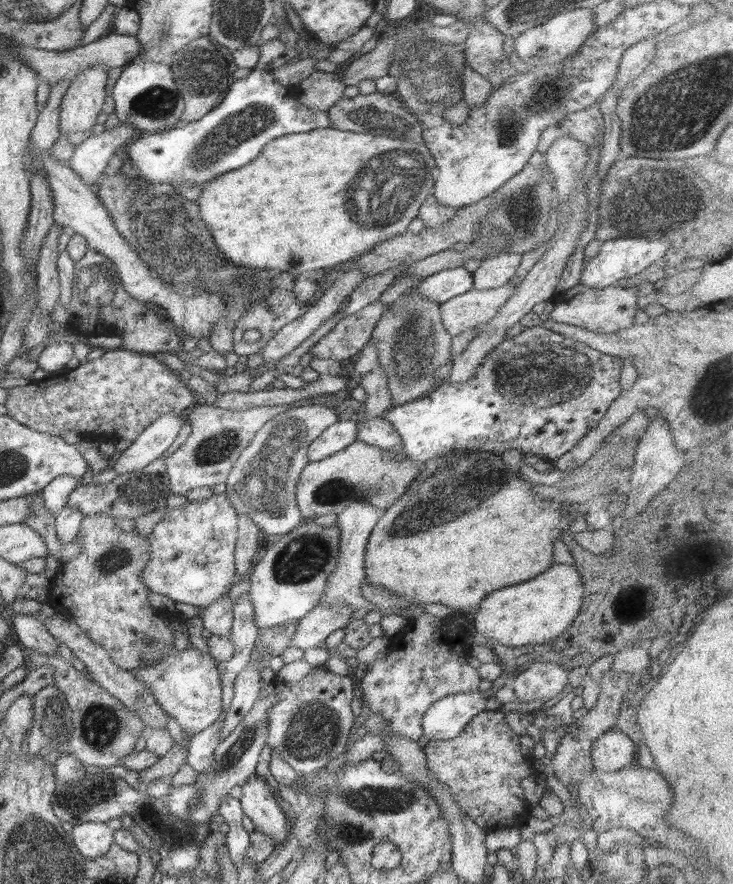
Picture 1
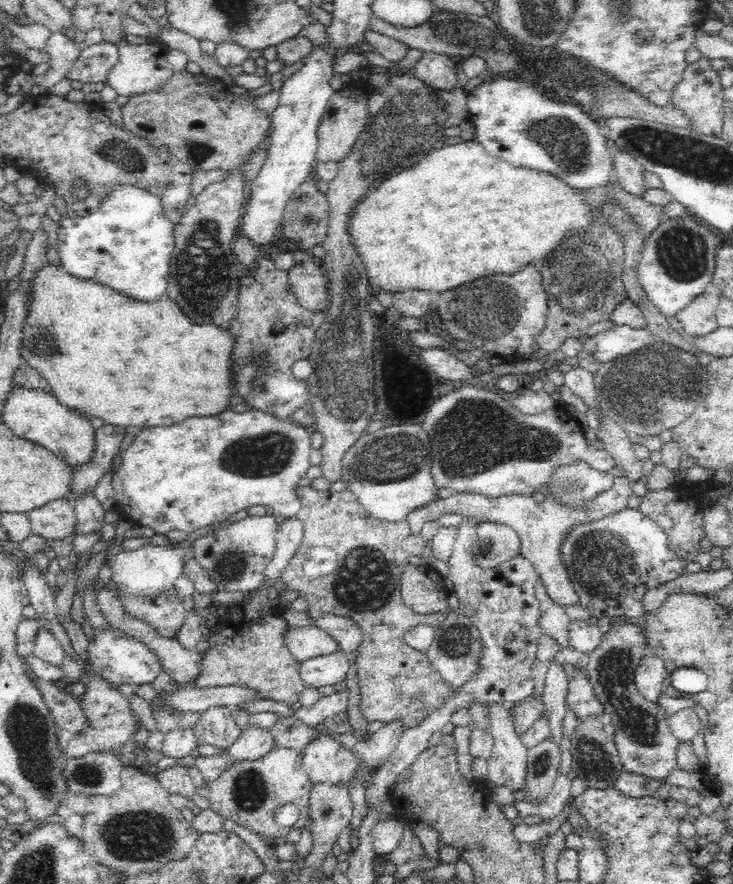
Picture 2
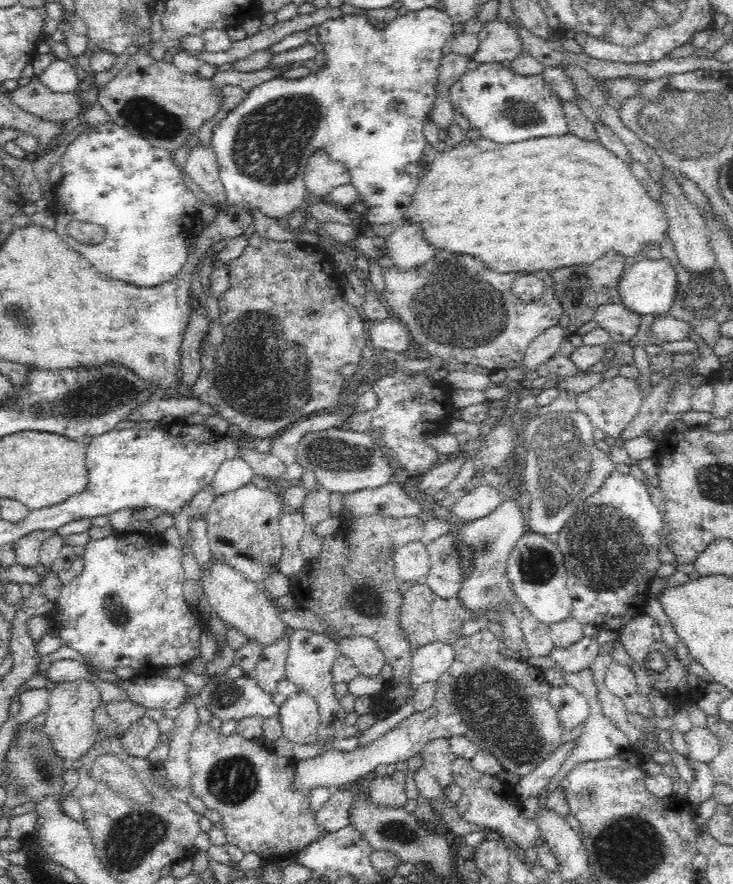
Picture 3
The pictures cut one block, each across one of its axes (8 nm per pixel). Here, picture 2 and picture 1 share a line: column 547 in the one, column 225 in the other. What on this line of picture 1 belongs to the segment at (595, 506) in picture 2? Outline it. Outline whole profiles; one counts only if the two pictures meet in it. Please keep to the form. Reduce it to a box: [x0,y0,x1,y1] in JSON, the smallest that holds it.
[142,493,238,607]

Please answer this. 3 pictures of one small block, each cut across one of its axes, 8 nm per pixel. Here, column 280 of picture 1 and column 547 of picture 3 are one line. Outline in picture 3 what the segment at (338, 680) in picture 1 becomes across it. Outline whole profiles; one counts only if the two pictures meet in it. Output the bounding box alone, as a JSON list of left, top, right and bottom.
[294,629,564,791]

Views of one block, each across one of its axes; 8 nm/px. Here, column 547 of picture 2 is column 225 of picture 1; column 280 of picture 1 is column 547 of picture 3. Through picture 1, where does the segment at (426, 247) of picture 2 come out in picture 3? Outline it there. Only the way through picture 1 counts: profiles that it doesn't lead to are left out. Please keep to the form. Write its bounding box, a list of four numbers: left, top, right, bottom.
[403,132,669,274]

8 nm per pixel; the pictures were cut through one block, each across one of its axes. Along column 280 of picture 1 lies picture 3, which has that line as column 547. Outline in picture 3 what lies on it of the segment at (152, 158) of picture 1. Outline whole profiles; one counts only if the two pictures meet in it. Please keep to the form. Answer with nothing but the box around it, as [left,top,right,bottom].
[450,62,569,144]

